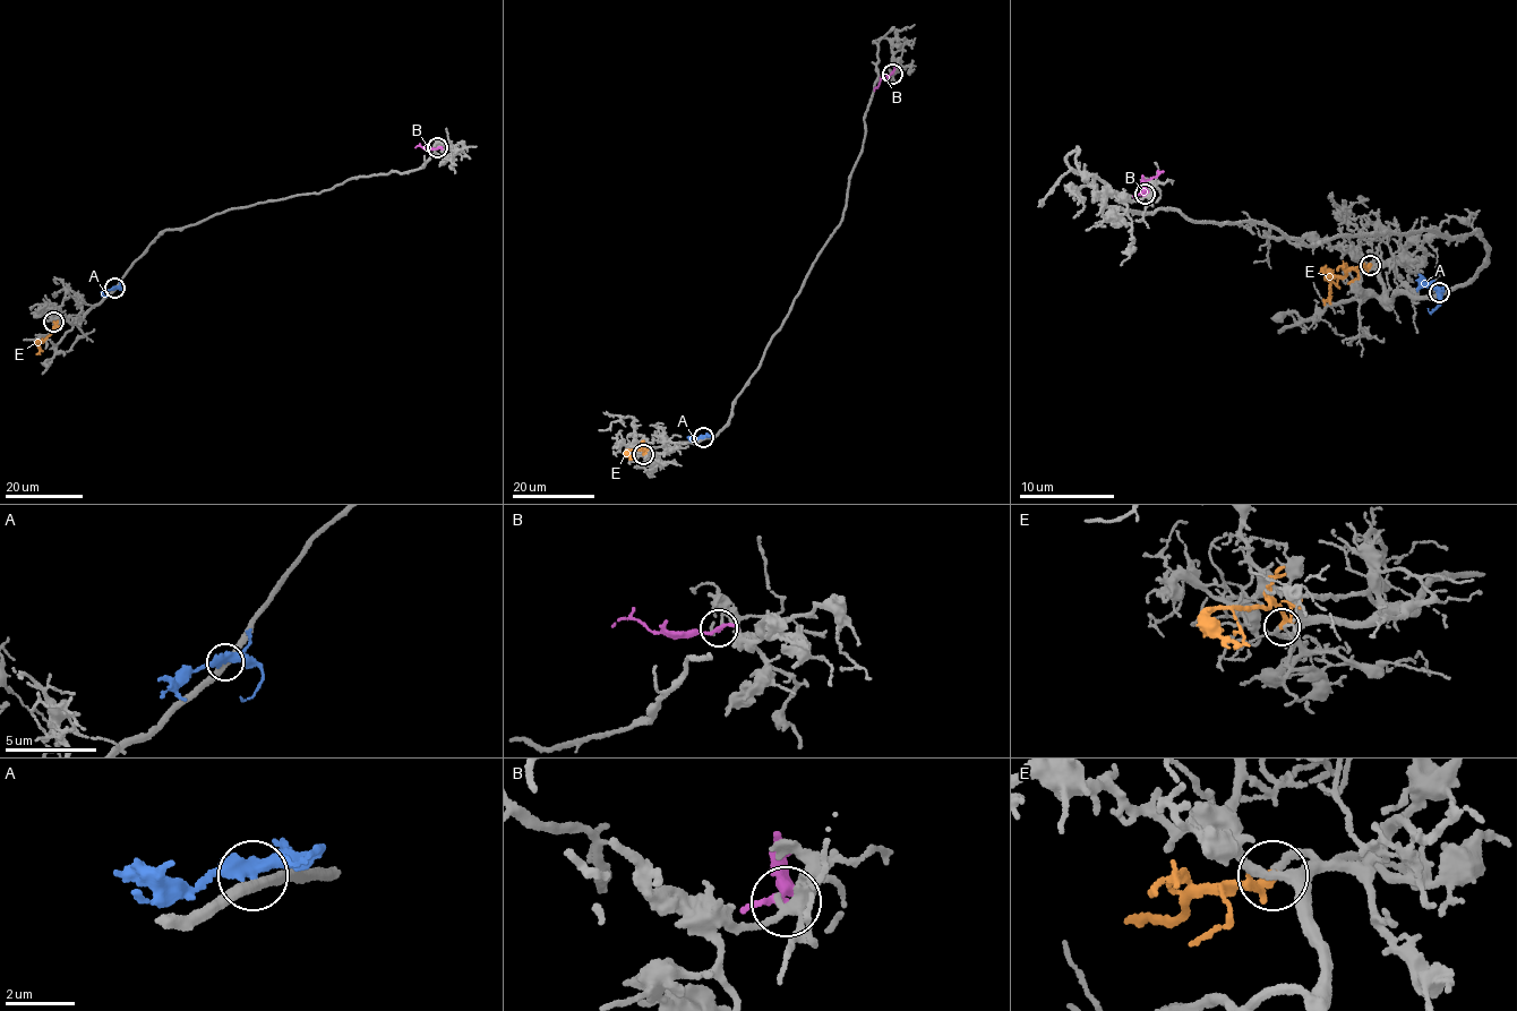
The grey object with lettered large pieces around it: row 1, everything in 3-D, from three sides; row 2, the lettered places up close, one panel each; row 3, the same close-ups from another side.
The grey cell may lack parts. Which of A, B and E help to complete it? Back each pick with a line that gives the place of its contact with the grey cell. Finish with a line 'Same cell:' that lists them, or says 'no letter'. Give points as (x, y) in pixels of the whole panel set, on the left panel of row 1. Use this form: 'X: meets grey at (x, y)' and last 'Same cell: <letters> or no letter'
E: meets grey at (53, 322)
Same cell: E

